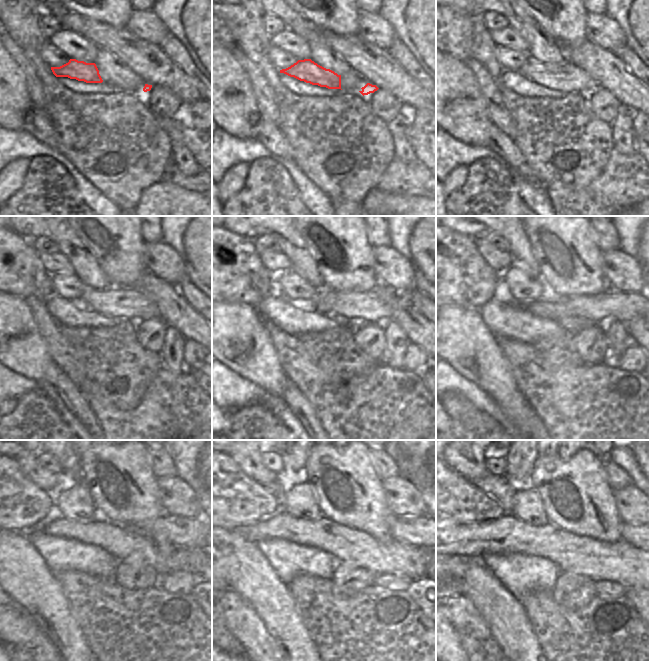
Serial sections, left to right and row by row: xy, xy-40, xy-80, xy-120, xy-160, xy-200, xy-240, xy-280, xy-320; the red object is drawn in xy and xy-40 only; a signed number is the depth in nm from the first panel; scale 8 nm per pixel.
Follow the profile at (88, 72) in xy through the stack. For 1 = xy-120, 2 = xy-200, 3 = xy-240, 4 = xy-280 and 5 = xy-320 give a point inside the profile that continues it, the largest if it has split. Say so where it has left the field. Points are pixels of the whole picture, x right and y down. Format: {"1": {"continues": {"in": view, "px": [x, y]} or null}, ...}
{"1": {"continues": {"in": "xy-120", "px": [126, 302]}}, "2": {"continues": {"in": "xy-200", "px": [611, 304]}}, "3": {"continues": {"in": "xy-240", "px": [187, 532]}}, "4": {"continues": {"in": "xy-280", "px": [415, 531]}}, "5": {"continues": {"in": "xy-320", "px": [638, 534]}}}

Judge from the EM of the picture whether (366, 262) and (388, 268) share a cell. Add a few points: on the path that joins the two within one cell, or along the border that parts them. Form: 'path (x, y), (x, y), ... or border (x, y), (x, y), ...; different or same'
border (372, 247), (374, 271), (379, 280); different

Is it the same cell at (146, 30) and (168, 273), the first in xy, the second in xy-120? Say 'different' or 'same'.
same

